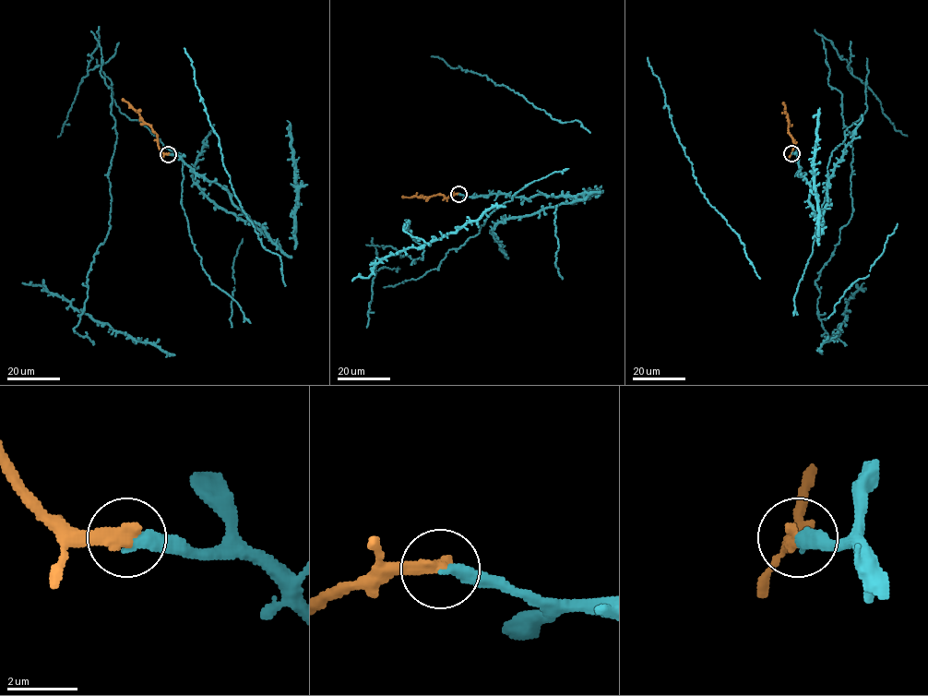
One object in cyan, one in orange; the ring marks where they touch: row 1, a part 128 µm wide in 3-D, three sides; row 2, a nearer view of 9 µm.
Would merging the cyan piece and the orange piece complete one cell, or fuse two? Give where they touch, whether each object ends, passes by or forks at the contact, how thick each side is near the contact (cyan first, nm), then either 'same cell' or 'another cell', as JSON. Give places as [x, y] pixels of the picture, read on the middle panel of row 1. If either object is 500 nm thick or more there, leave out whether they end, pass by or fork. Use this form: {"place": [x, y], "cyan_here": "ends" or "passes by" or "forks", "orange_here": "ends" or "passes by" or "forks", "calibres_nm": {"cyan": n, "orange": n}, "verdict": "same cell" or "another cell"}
{"place": [458, 194], "cyan_here": "ends", "orange_here": "ends", "calibres_nm": {"cyan": 360, "orange": 440}, "verdict": "same cell"}

